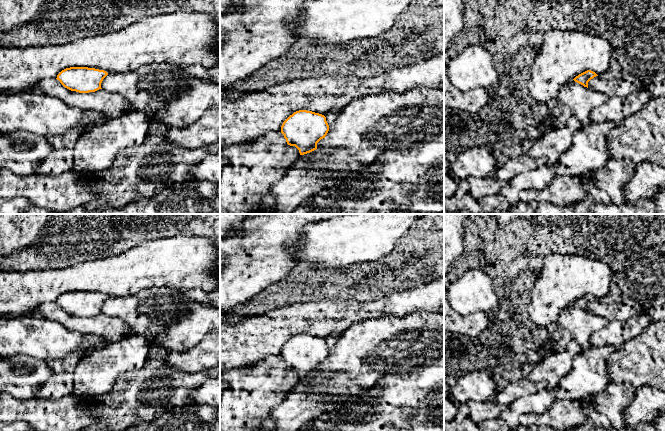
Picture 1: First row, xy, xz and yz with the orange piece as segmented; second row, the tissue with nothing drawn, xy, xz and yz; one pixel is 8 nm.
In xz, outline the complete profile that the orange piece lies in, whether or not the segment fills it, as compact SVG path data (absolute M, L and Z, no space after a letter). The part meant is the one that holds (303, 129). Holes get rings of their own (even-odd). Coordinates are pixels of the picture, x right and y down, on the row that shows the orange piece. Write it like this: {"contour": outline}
{"contour": "M299 110L290 115L281 126L281 133L290 146L295 146L300 155L317 149L317 143L329 131L326 117L307 110Z"}

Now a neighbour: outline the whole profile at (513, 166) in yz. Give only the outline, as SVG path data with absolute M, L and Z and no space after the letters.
M522 153L516 157L512 157L507 159L507 161L498 166L494 170L494 179L498 182L505 184L509 182L514 176L534 170L538 167L545 166L546 159L541 157L539 159L535 159L531 157L528 153Z

